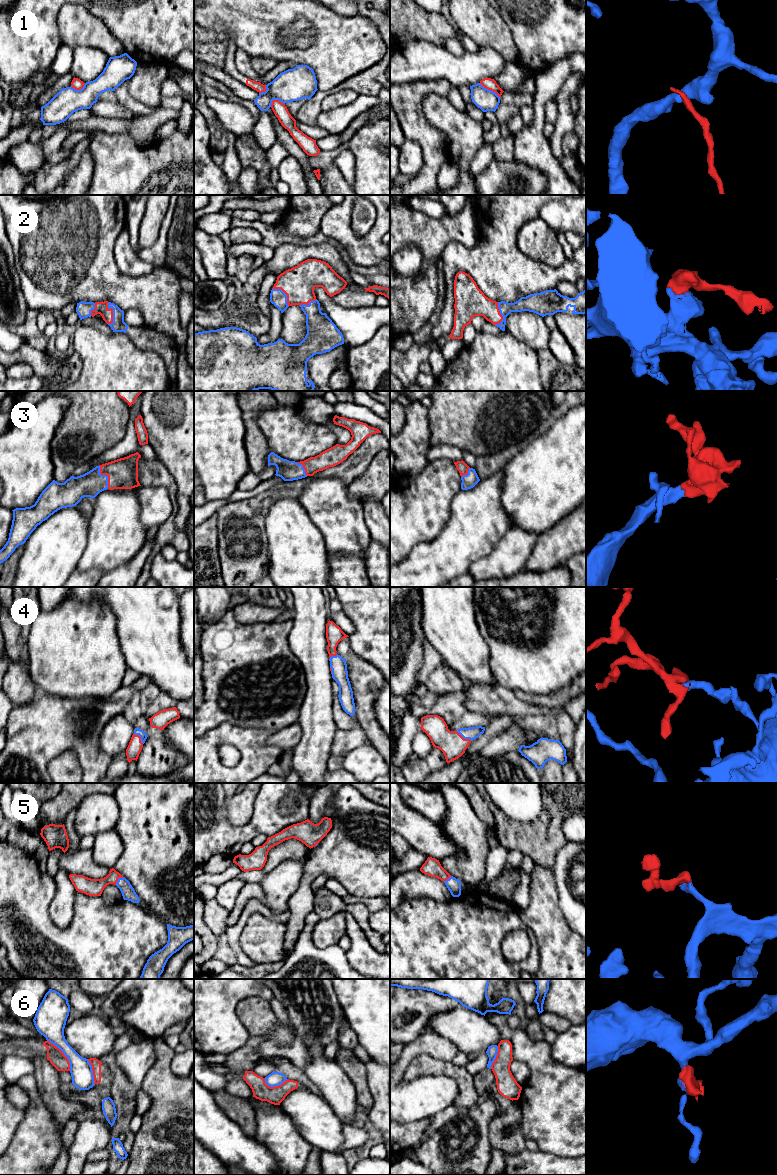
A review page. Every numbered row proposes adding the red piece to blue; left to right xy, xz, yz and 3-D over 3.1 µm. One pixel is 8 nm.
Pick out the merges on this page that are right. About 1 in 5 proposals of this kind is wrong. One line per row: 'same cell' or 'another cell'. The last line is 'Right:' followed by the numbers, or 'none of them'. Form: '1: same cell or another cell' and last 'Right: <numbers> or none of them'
1: another cell
2: same cell
3: same cell
4: same cell
5: same cell
6: another cell
Right: 2, 3, 4, 5

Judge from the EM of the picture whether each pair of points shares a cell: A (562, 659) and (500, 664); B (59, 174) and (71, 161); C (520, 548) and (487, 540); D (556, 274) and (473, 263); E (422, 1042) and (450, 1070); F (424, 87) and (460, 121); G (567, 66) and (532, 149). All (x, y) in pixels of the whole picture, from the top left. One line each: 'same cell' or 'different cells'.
A: same cell
B: same cell
C: different cells
D: same cell
E: different cells
F: different cells
G: same cell

